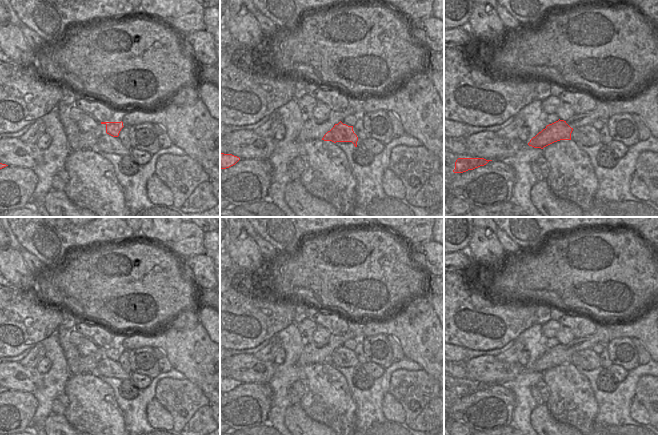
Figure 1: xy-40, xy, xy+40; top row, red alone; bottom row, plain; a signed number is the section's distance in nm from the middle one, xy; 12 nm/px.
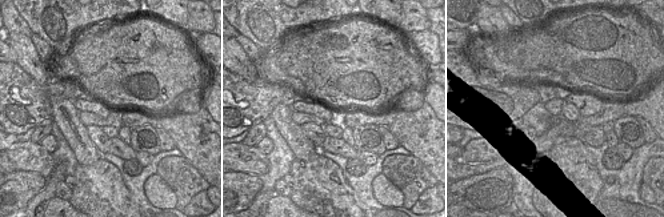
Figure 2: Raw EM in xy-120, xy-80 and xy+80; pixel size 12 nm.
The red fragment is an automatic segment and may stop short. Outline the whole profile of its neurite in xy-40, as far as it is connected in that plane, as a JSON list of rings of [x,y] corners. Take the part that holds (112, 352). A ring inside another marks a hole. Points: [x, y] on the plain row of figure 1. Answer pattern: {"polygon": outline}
{"polygon": [[[101,346],[106,349],[106,357],[99,364],[99,373],[101,376],[114,377],[120,380],[130,378],[130,373],[126,372],[118,362],[123,346]]]}

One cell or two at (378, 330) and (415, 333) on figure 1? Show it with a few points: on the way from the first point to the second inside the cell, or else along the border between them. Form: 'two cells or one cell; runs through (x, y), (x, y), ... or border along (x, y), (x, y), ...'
two cells; border along (389, 334), (384, 335), (379, 344)

